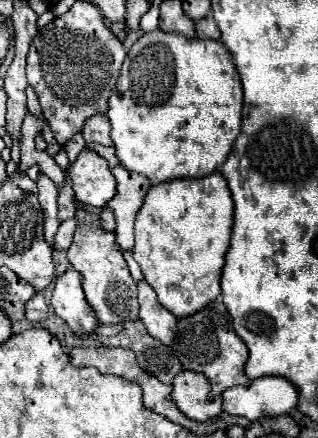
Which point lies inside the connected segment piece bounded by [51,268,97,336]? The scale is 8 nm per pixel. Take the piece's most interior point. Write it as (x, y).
(68, 301)

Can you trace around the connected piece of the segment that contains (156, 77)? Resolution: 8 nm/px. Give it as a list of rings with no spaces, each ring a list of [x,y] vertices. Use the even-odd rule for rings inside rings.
[[[153,30],[149,34],[143,34],[127,52],[123,68],[121,68],[121,76],[117,80],[115,90],[109,96],[109,110],[107,110],[107,118],[111,122],[111,140],[115,144],[117,150],[117,158],[119,162],[127,168],[133,170],[137,174],[143,174],[145,178],[149,178],[151,184],[161,184],[173,178],[203,178],[205,174],[215,172],[217,168],[223,166],[223,162],[227,160],[237,136],[239,136],[239,128],[241,128],[241,108],[243,108],[243,90],[241,90],[241,80],[239,74],[235,70],[233,58],[229,56],[227,48],[219,42],[219,40],[201,40],[201,38],[191,38],[187,40],[181,34],[171,34],[171,32],[161,32],[161,30]]]

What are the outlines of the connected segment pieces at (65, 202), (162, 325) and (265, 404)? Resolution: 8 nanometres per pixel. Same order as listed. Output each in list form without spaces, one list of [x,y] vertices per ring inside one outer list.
[[[65,170],[65,184],[59,186],[59,220],[67,220],[75,216],[75,192],[69,184],[69,172]]]
[[[145,280],[139,282],[139,306],[141,306],[139,318],[145,324],[147,332],[165,346],[173,346],[173,336],[177,332],[177,318],[157,302],[155,290]]]
[[[275,376],[257,378],[247,388],[233,386],[223,392],[223,410],[249,420],[287,414],[297,402],[299,390],[289,380]]]

